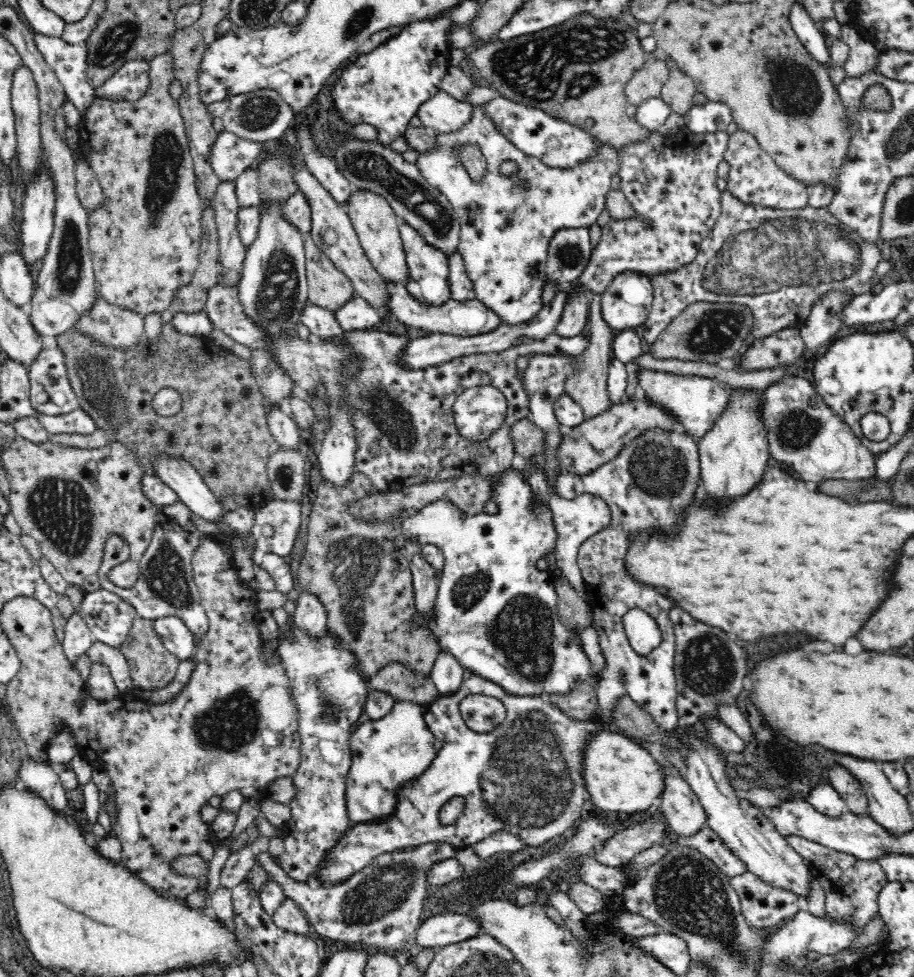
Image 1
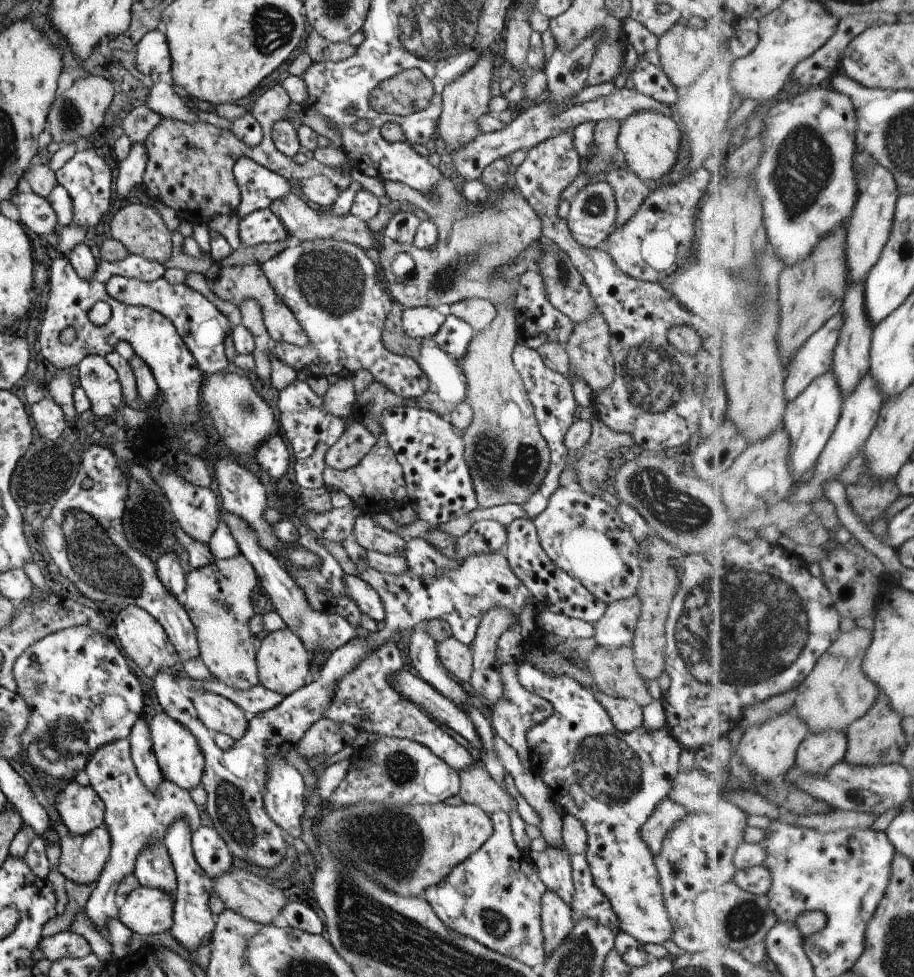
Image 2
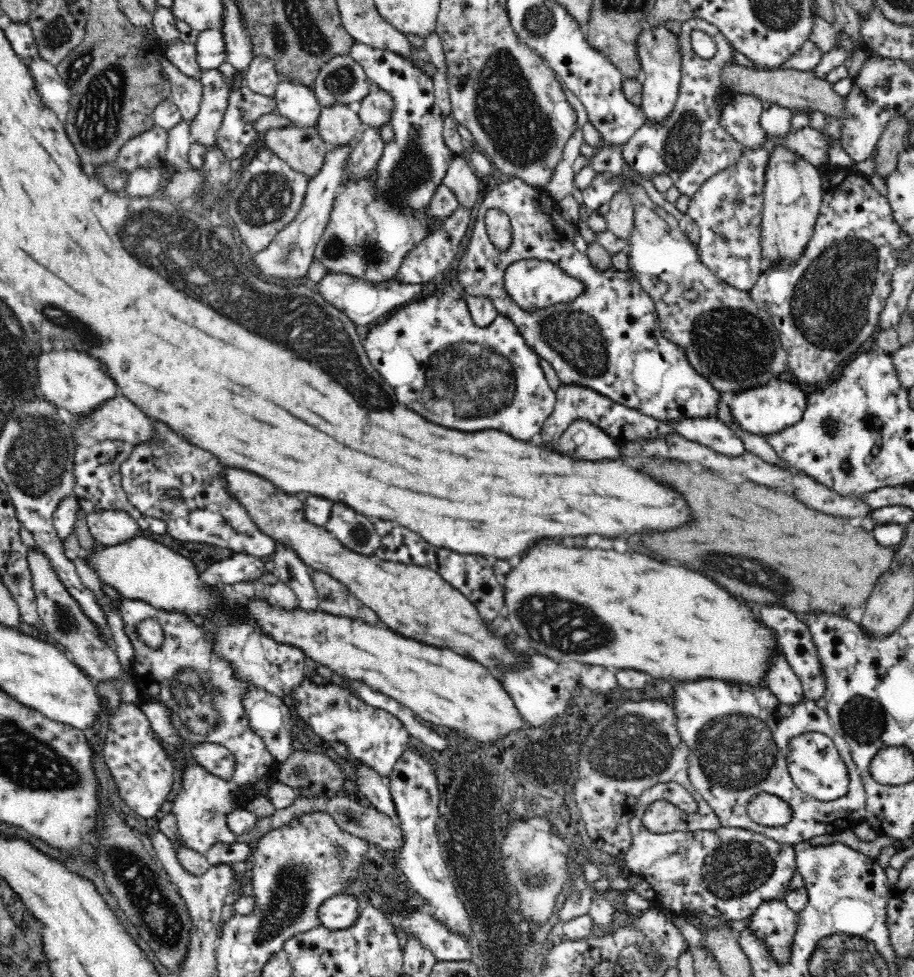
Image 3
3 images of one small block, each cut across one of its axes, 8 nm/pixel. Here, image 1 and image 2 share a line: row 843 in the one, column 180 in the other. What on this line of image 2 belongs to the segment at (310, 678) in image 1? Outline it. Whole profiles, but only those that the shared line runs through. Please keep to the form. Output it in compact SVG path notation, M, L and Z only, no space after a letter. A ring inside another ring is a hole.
M119 275L107 280L105 290L110 298L125 306L148 307L167 318L202 374L222 371L227 366L228 361L222 345L225 336L231 334L232 327L219 310L195 290L184 284L169 284L163 277L146 283Z

